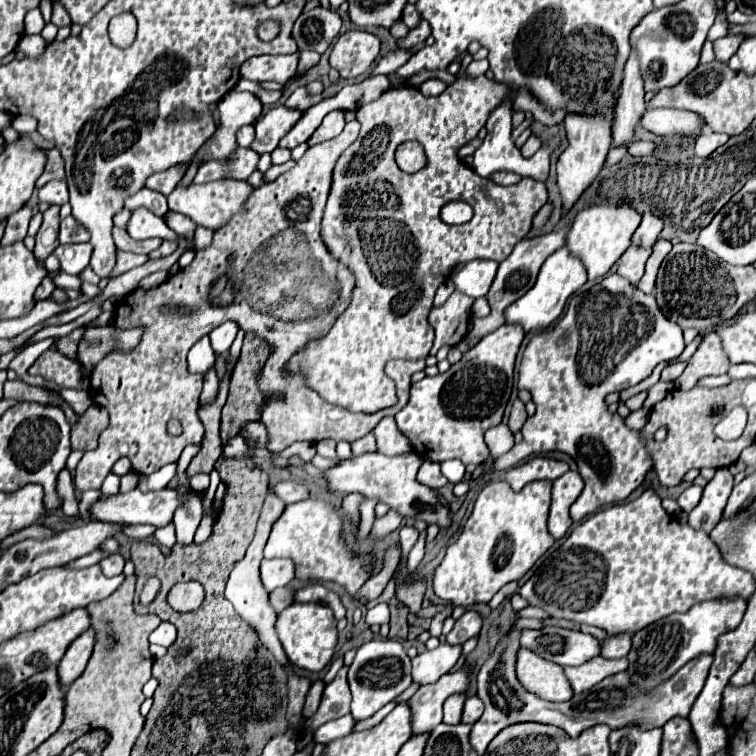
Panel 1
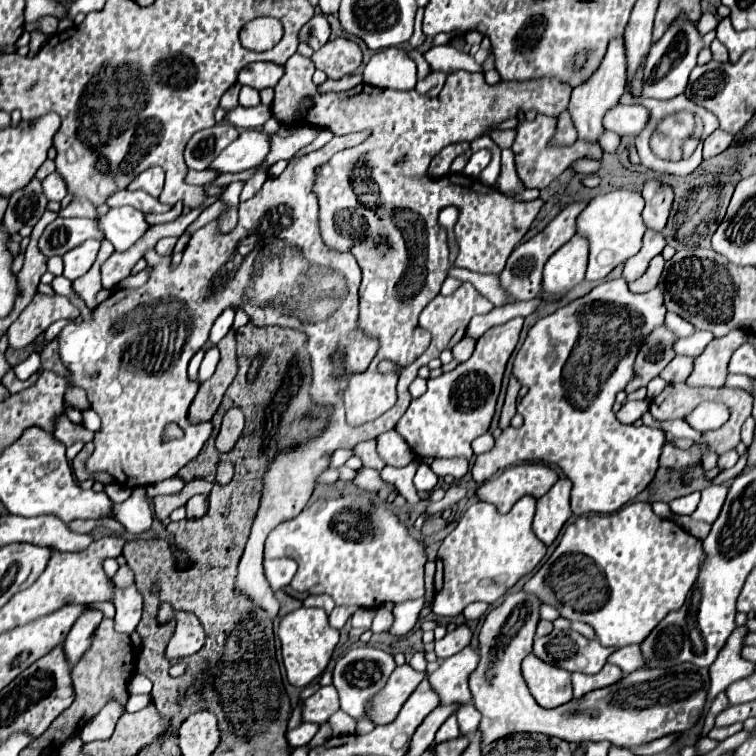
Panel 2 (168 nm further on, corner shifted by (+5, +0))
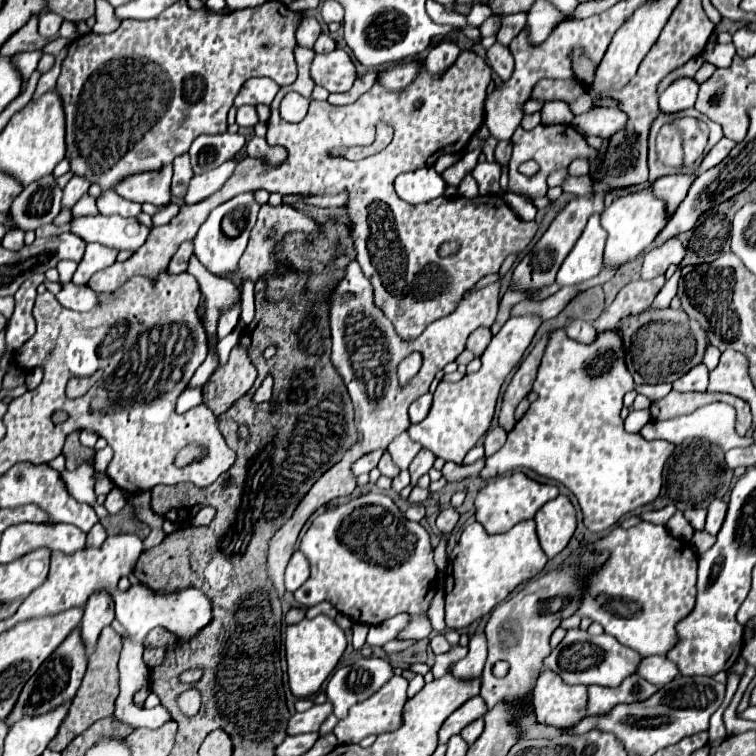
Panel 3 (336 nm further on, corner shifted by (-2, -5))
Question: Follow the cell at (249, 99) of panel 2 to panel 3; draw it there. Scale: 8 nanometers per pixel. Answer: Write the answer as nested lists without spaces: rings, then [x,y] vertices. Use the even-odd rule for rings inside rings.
[[[241,106],[237,110],[237,124],[239,126],[255,126],[259,122],[257,118],[257,108],[255,106]]]

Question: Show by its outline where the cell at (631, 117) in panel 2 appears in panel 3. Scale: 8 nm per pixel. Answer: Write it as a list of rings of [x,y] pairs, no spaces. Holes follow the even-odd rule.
[[[597,108],[597,110],[589,110],[585,114],[575,116],[575,130],[583,136],[601,136],[605,140],[611,138],[611,134],[615,134],[617,130],[623,130],[623,126],[627,126],[627,114],[623,114],[623,110],[619,108]]]

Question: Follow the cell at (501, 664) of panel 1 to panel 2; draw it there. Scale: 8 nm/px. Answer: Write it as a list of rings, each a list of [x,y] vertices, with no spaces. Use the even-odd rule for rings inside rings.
[[[516,591],[506,595],[502,605],[490,609],[482,623],[478,635],[480,665],[476,667],[476,673],[472,673],[470,677],[470,691],[472,691],[472,703],[482,715],[478,731],[484,737],[484,745],[500,737],[506,737],[510,733],[544,733],[550,737],[560,737],[564,741],[608,741],[614,747],[632,749],[656,741],[664,735],[684,733],[698,723],[704,711],[710,677],[708,677],[708,669],[700,669],[692,663],[680,663],[668,669],[638,669],[636,673],[626,675],[624,681],[618,681],[618,685],[610,685],[608,689],[596,689],[592,693],[586,693],[582,699],[572,699],[570,703],[556,709],[542,709],[540,705],[536,705],[534,697],[528,693],[526,681],[520,671],[520,663],[526,655],[532,653],[534,633],[540,621],[540,605],[542,601],[536,595],[530,595],[526,591]]]

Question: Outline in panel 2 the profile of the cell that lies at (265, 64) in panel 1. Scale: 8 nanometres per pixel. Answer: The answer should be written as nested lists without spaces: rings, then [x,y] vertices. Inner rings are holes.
[[[252,63],[250,67],[244,67],[238,75],[238,83],[240,85],[248,85],[248,87],[256,87],[258,91],[266,89],[266,87],[274,87],[280,77],[282,77],[284,69],[280,65],[272,65],[272,63]]]

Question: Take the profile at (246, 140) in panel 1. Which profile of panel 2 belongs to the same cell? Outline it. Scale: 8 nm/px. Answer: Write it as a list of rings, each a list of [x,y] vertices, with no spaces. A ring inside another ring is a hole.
[[[218,123],[210,129],[194,133],[184,149],[184,161],[188,169],[196,171],[206,169],[222,149],[226,149],[232,141],[236,141],[236,137],[238,129],[230,123]]]

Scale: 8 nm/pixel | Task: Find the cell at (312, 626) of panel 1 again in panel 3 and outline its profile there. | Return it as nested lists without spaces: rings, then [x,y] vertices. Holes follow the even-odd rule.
[[[317,616],[313,620],[303,618],[299,624],[287,626],[285,630],[285,649],[287,661],[288,685],[295,698],[309,698],[319,692],[321,684],[337,666],[341,654],[345,652],[347,640],[345,632],[337,626],[335,620],[327,616]]]

